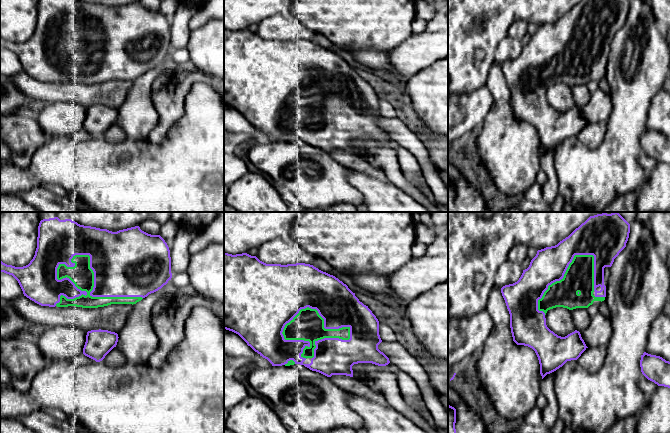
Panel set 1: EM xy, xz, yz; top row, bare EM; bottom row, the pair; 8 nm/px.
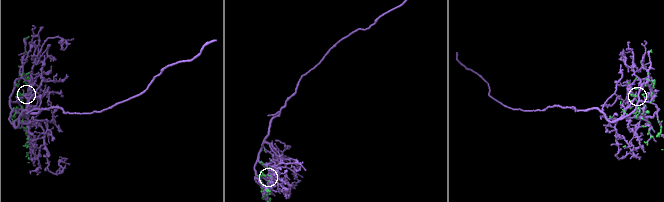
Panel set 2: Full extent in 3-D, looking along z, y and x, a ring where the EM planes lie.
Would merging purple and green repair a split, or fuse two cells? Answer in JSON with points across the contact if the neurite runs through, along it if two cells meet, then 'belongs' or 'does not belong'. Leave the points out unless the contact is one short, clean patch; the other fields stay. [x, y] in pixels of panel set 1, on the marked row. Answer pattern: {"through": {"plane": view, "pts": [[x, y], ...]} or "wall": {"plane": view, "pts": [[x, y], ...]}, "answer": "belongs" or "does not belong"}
{"answer": "belongs"}

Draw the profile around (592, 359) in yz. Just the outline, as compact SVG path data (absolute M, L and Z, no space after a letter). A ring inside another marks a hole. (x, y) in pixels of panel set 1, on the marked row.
M599 345L588 347L577 359L579 365L585 370L594 373L601 369L607 357L607 346Z

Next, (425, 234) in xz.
M432 212L430 217L430 225L422 222L415 224L416 242L427 246L434 241L436 232L448 224L448 212Z

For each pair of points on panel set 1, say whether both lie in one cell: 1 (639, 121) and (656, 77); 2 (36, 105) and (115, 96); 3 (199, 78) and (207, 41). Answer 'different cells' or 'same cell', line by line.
1: same cell
2: different cells
3: different cells

